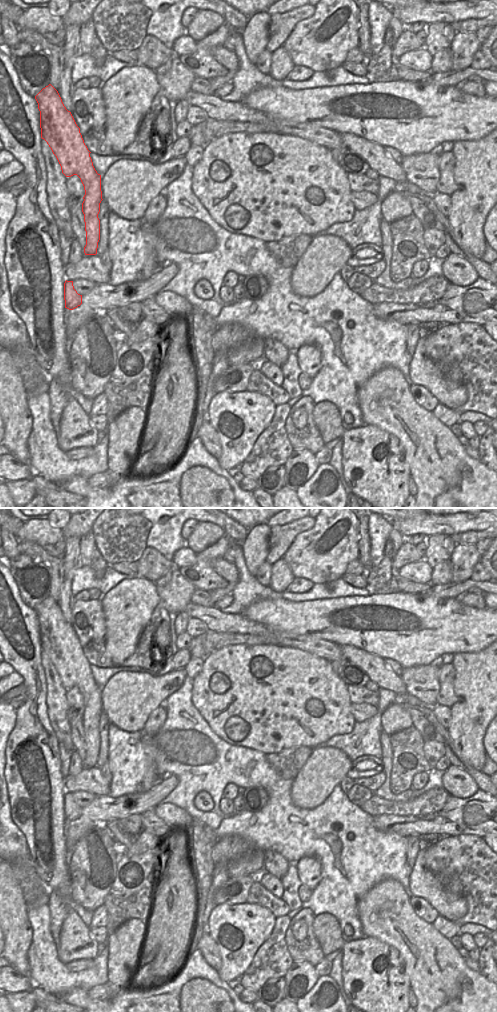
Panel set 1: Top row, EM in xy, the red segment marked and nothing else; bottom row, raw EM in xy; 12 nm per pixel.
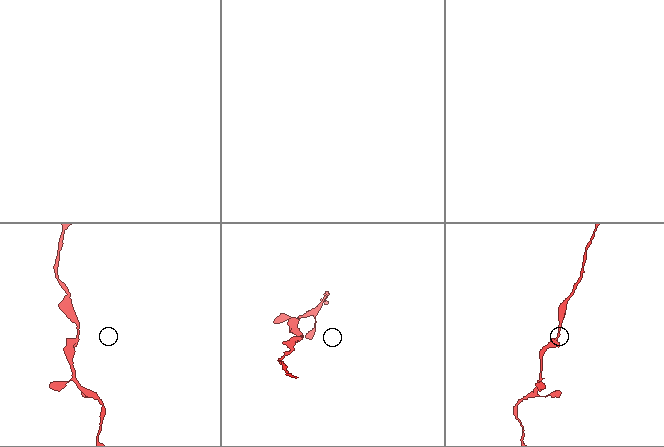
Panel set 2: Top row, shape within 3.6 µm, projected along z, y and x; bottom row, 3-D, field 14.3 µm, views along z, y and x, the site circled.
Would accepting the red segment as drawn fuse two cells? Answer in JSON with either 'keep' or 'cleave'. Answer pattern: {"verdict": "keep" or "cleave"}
{"verdict": "keep"}

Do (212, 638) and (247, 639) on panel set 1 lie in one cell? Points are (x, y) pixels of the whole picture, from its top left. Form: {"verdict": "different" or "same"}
{"verdict": "same"}

